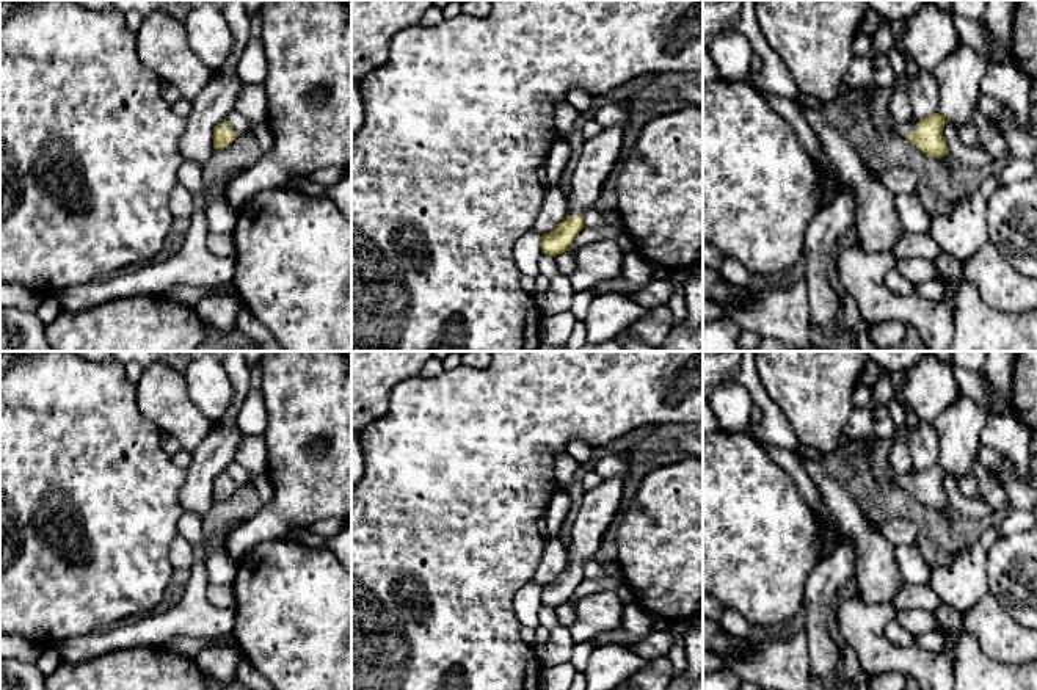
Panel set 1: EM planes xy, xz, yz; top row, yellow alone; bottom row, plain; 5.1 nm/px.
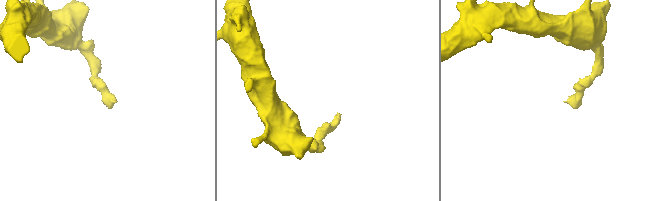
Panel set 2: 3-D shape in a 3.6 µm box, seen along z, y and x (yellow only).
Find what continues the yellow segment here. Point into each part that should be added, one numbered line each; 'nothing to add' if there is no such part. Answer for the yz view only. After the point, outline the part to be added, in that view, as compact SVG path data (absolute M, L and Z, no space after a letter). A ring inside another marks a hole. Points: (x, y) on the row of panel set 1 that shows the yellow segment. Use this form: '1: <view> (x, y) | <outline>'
1: yz (877, 107) | M894 83L879 88L879 91L866 102L866 113L874 121L880 132L891 132L899 136L908 136L913 130L919 130L916 122L899 122L890 114L890 97L894 91Z

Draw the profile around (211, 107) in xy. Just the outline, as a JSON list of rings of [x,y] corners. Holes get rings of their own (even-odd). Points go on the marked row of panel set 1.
[[[218,71],[204,89],[191,100],[185,118],[185,132],[179,141],[184,162],[204,165],[213,151],[213,129],[234,110],[245,83],[237,74]]]

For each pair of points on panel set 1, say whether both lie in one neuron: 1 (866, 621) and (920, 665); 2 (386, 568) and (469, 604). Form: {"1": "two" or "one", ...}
{"1": "one", "2": "one"}

